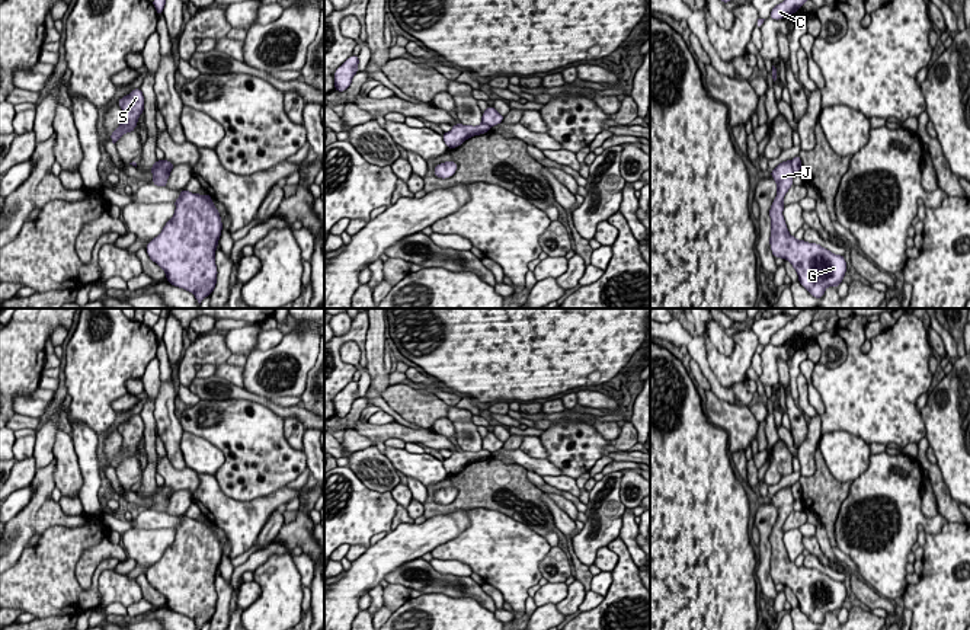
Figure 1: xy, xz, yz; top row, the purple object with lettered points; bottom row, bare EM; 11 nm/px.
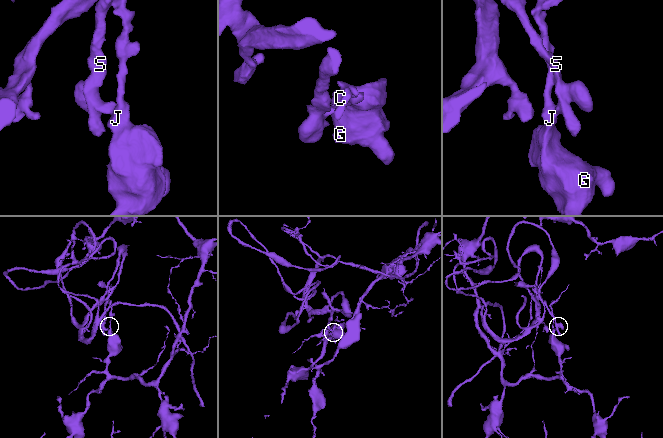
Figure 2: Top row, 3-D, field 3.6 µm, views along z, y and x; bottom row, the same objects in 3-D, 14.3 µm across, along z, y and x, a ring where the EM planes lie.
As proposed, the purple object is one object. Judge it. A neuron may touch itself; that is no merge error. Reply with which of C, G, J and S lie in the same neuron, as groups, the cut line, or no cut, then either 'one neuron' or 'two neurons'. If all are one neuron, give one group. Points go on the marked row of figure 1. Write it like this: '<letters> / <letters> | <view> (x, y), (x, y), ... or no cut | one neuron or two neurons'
C G J / S | yz (790, 162), (794, 172) | two neurons

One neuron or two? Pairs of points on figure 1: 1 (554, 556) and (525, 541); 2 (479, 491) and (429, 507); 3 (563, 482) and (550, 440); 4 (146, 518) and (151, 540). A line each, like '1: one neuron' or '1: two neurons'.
1: two neurons
2: one neuron
3: two neurons
4: two neurons

